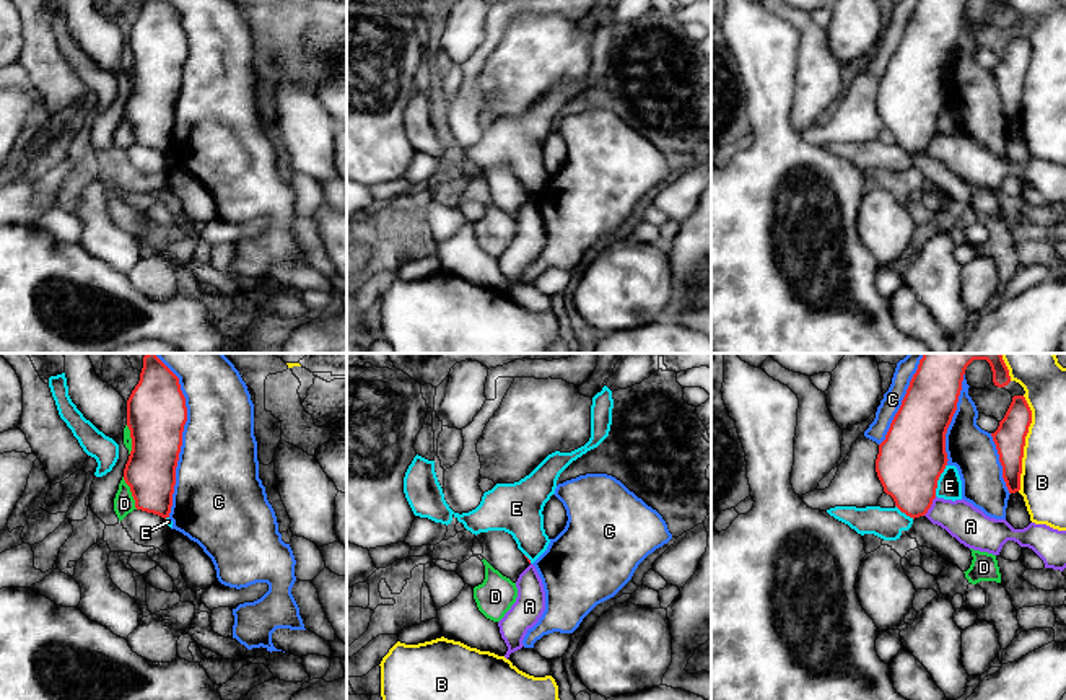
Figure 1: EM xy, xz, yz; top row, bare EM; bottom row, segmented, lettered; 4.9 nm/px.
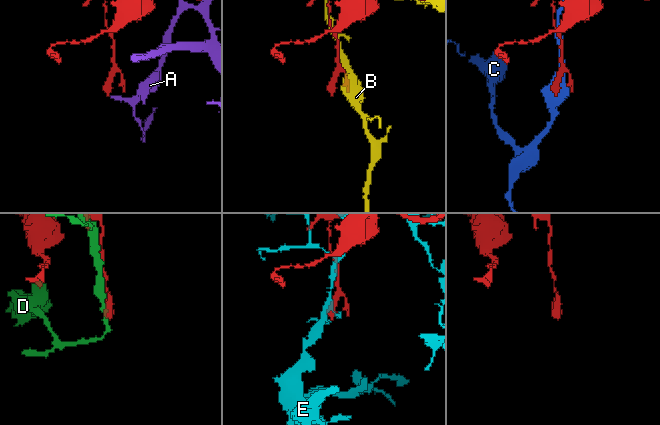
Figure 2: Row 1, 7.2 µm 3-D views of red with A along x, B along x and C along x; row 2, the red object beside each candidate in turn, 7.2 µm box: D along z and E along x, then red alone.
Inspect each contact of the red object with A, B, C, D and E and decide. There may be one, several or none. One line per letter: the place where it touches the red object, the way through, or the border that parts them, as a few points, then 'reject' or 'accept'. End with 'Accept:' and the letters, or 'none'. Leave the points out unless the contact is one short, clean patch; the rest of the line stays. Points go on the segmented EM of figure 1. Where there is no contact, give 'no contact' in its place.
A: yz (930, 507) | along yz (936, 497), (923, 515) | reject
B: yz (1024, 443) | reject
C: xy (181, 435) | reject
D: xy (132, 494) | reject
E: yz (938, 479) | reject
Accept: none

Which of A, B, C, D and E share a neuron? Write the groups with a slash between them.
A / B / C / D / E

